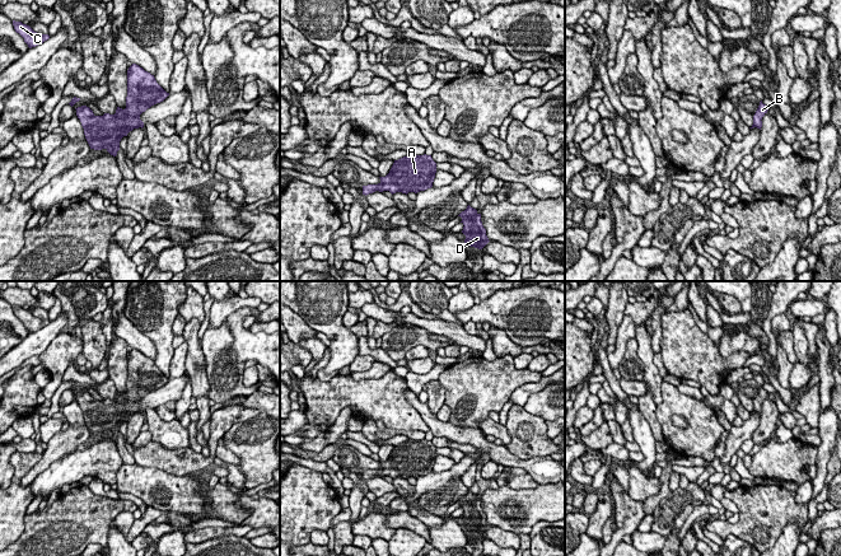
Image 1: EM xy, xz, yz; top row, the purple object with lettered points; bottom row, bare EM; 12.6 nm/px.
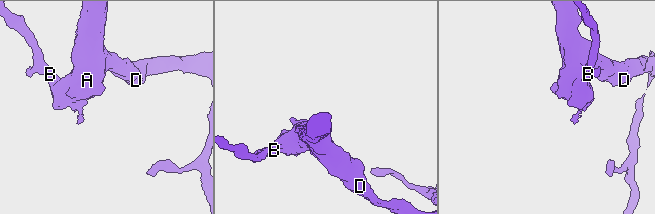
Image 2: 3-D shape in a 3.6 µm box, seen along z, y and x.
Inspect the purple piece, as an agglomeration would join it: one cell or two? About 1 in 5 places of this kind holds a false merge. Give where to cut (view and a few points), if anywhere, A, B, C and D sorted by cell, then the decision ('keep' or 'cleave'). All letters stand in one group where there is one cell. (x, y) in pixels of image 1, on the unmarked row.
no cut; A B C D; keep

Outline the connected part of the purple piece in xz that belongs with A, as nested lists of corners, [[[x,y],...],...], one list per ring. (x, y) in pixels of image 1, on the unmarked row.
[[[407,440],[394,445],[389,458],[386,462],[379,462],[378,469],[363,471],[363,480],[369,480],[375,476],[389,476],[408,478],[420,477],[433,472],[436,458],[436,448],[431,440]]]

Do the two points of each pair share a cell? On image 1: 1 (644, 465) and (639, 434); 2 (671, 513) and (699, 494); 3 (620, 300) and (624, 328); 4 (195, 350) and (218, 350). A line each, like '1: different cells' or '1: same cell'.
1: same cell
2: same cell
3: different cells
4: different cells

